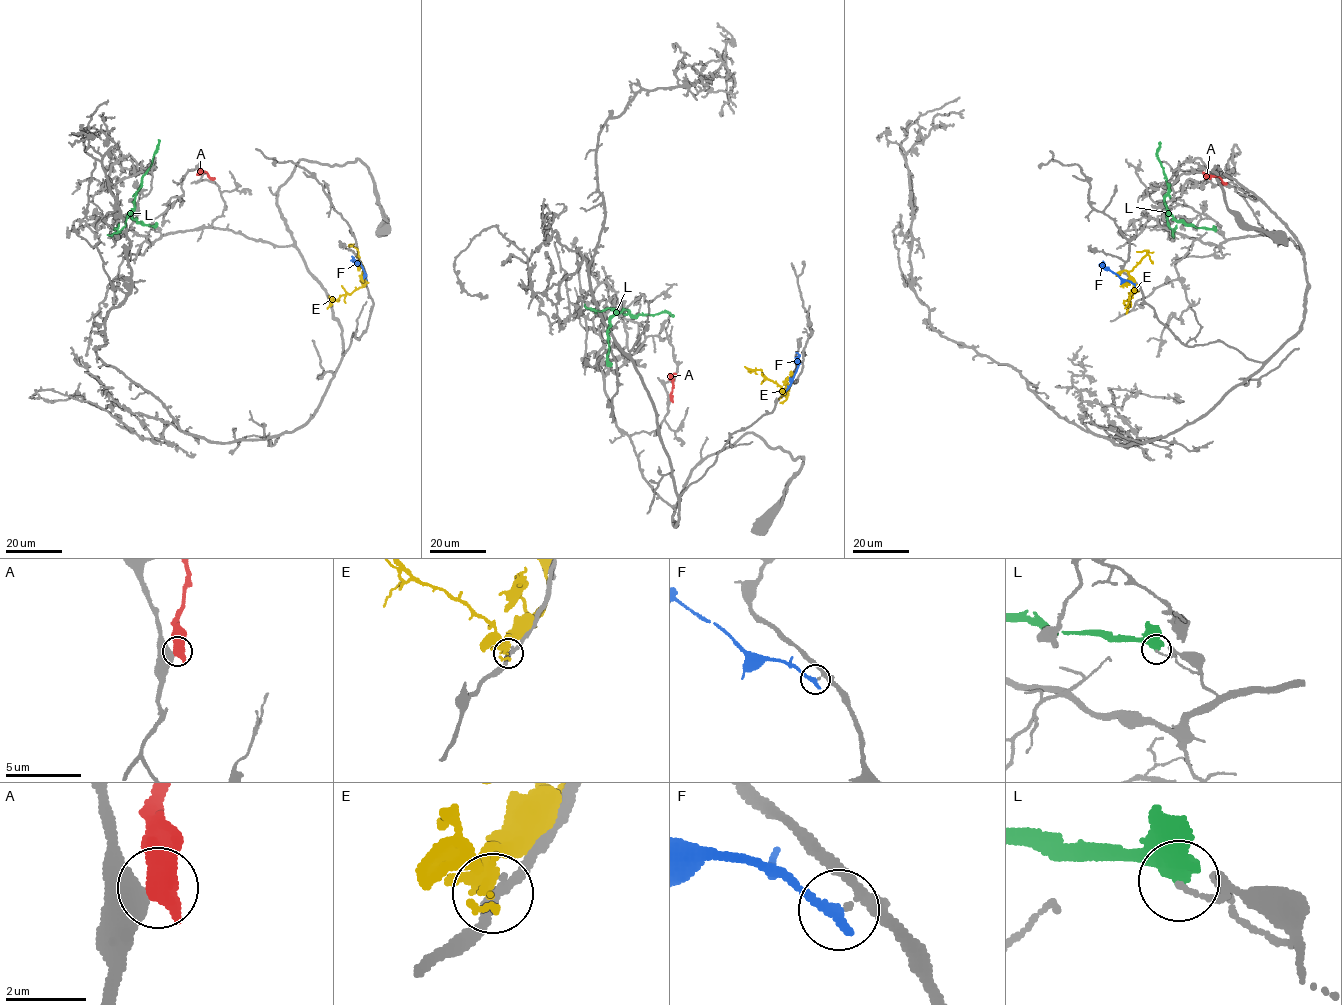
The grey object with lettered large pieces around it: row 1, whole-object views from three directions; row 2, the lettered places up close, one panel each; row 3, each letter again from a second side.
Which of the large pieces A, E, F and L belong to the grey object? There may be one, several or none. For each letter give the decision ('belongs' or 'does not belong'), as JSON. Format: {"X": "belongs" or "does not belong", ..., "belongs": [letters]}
{"A": "does not belong", "E": "does not belong", "F": "does not belong", "L": "does not belong", "belongs": []}

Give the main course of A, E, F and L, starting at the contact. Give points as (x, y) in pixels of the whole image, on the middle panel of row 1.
A: (671, 399), (672, 377), (675, 373)
E: (784, 392), (791, 384), (786, 397), (787, 385)
F: (785, 391), (797, 369), (799, 355), (796, 352)
L: (607, 364), (608, 329), (611, 317), (627, 310), (633, 315), (664, 311), (673, 315)

